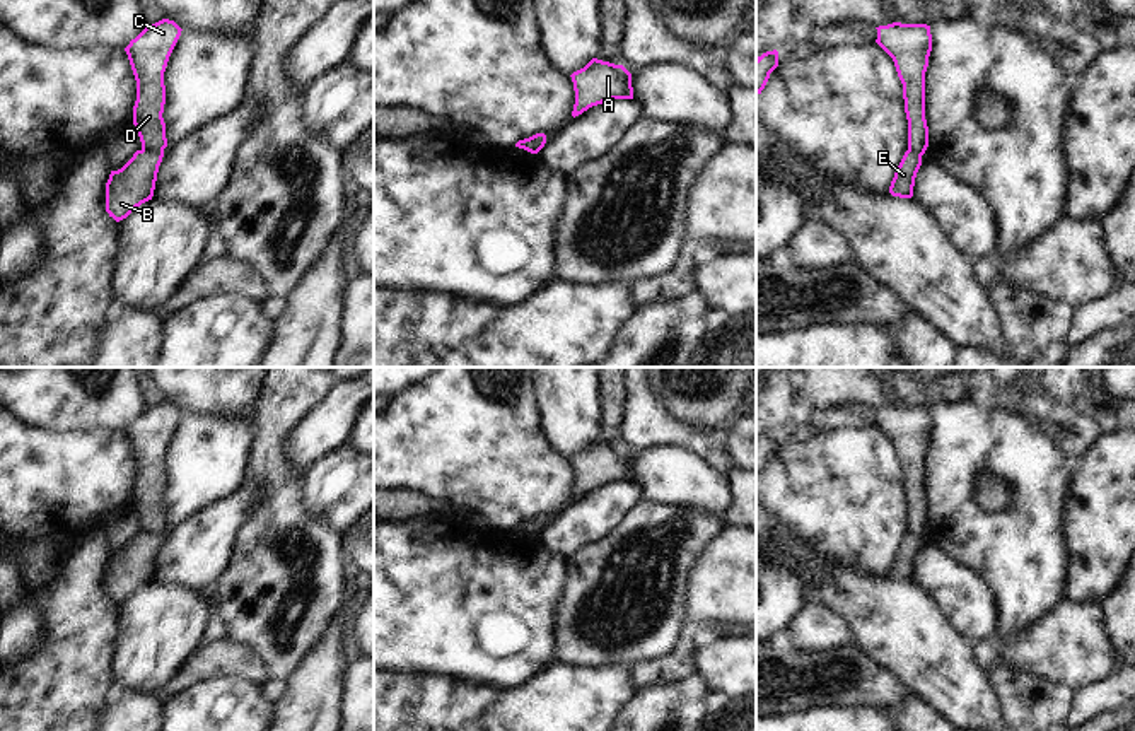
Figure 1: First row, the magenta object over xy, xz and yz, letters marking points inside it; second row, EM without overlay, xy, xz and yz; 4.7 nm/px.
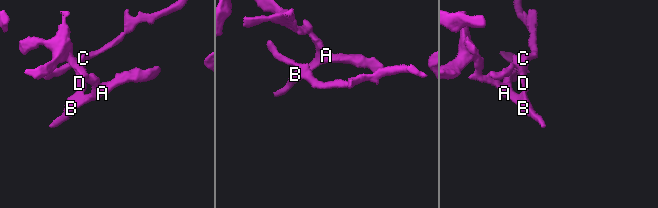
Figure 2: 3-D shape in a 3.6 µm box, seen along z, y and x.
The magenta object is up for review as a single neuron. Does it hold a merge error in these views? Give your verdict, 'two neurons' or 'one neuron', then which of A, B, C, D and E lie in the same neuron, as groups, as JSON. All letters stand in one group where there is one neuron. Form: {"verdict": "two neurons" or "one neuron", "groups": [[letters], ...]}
{"verdict": "two neurons", "groups": [["A", "B", "E"], ["C", "D"]]}

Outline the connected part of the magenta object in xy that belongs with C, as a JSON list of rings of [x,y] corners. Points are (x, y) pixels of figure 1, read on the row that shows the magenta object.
[[[162,19],[147,26],[125,48],[137,80],[133,125],[145,150],[167,147],[162,118],[166,104],[164,72],[181,31],[174,20]]]

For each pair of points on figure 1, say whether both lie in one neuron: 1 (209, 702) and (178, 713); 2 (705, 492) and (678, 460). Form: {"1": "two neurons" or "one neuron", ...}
{"1": "one neuron", "2": "one neuron"}

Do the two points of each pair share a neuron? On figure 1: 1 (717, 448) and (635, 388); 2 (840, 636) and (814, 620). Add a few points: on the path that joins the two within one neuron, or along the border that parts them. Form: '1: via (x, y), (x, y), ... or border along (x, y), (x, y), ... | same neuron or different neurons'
1: via (695, 439), (675, 434), (651, 410) | same neuron
2: via (833, 632), (821, 627) | same neuron

